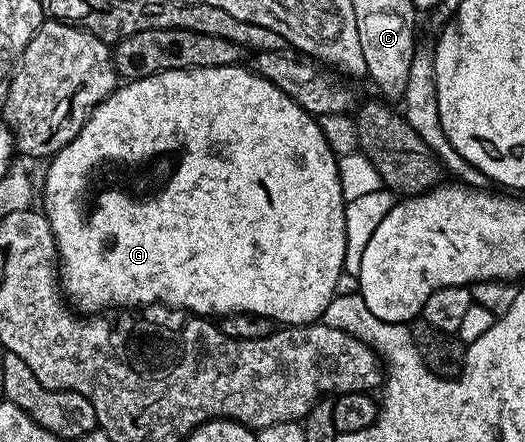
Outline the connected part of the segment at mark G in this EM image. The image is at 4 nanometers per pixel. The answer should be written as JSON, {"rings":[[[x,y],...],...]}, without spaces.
{"rings":[[[233,64],[232,66],[197,68],[196,70],[187,70],[186,68],[184,70],[168,70],[167,72],[158,72],[155,76],[145,76],[139,80],[123,83],[114,89],[113,94],[107,100],[97,104],[92,110],[88,122],[84,122],[80,134],[76,134],[76,138],[72,138],[72,142],[68,142],[68,146],[64,146],[49,161],[50,166],[46,170],[46,185],[43,186],[42,190],[40,188],[40,198],[42,194],[43,204],[41,204],[41,207],[45,211],[48,222],[52,226],[52,234],[56,238],[60,261],[60,283],[65,299],[79,313],[102,314],[107,311],[105,308],[138,310],[134,308],[140,307],[141,304],[167,304],[170,307],[167,309],[178,310],[174,308],[183,308],[186,311],[183,313],[193,314],[198,318],[221,318],[223,316],[231,316],[237,312],[264,314],[264,318],[274,321],[275,325],[278,326],[305,326],[321,321],[325,317],[328,306],[339,291],[338,279],[343,278],[343,268],[345,266],[345,206],[347,201],[343,200],[342,191],[340,190],[338,157],[335,156],[333,150],[328,146],[328,142],[324,138],[324,130],[320,130],[315,117],[303,110],[296,102],[292,102],[292,98],[288,98],[288,94],[284,94],[284,90],[272,86],[272,82],[268,82],[263,76],[259,76],[257,72],[249,67],[246,67],[247,69],[242,67],[238,64]]]}

